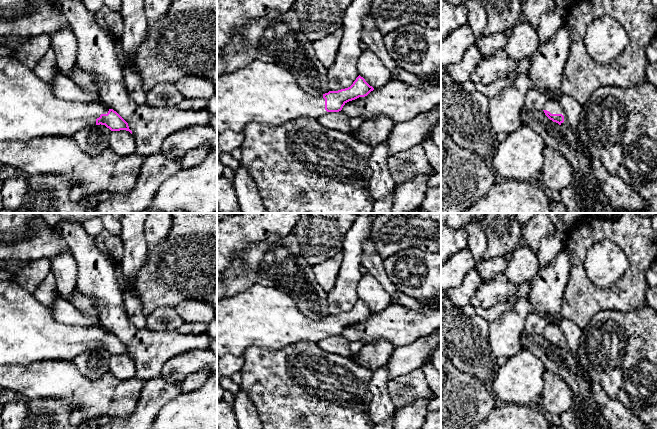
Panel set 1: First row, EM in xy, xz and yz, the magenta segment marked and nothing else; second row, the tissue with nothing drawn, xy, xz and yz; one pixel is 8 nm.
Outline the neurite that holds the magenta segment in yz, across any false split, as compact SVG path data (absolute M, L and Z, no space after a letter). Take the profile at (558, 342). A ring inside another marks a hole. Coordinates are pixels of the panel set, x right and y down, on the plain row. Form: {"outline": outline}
{"outline": "M549 323L543 332L545 339L559 349L566 349L566 338L562 333L561 326Z"}

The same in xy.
{"outline": "M0 280L0 365L30 364L42 360L73 361L78 355L92 349L105 349L111 355L126 354L132 358L128 347L102 325L68 325L55 320L52 309L38 302L33 294L20 287L15 281Z"}

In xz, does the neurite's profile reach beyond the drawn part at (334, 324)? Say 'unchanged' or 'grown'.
grown

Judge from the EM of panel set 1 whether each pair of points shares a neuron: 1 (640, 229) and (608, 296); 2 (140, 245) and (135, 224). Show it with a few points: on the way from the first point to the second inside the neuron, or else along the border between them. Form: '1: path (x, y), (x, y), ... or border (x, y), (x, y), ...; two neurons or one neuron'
1: path (640, 247), (640, 259), (636, 271), (626, 282); one neuron
2: path (135, 240), (135, 229); one neuron

